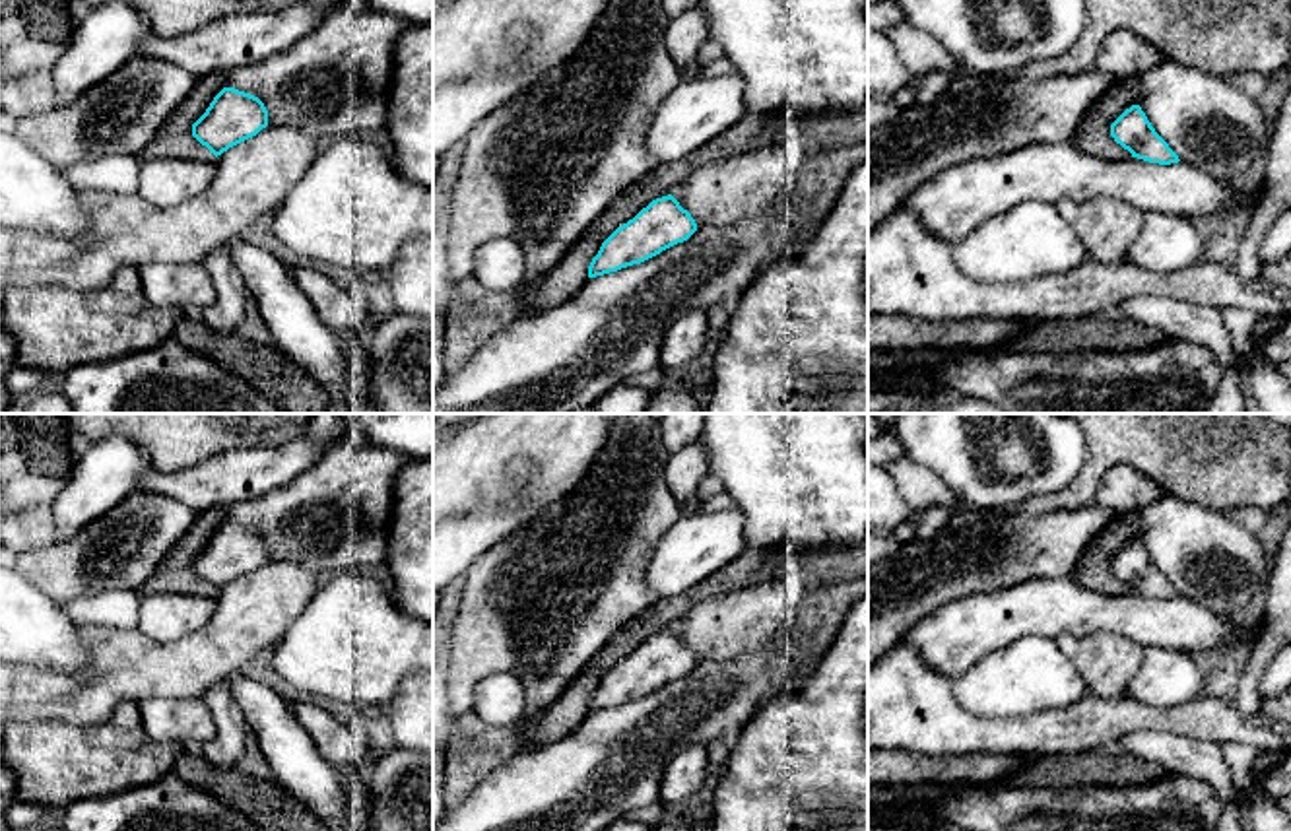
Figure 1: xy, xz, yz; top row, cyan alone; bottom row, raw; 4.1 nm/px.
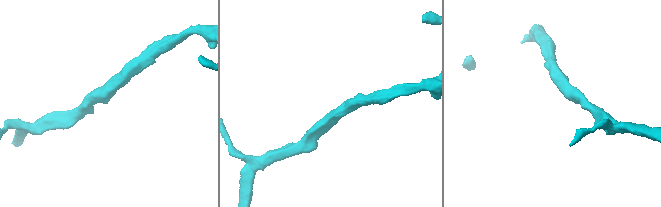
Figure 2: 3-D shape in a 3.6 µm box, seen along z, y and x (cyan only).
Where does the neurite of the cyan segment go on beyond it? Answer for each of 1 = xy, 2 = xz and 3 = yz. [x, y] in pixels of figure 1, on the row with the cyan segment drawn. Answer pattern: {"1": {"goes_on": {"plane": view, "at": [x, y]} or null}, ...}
{"1": {"goes_on": null}, "2": {"goes_on": null}, "3": {"goes_on": null}}

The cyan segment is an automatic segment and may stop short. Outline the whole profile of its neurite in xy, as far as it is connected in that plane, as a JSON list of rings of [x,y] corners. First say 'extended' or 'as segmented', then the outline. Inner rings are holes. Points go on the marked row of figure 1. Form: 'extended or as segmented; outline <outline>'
as segmented; outline [[[223,87],[192,124],[192,136],[215,157],[268,126],[264,103],[235,87]]]

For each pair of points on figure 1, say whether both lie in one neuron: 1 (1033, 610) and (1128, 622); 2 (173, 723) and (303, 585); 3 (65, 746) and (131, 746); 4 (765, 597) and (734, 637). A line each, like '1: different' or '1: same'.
1: same
2: different
3: same
4: same

